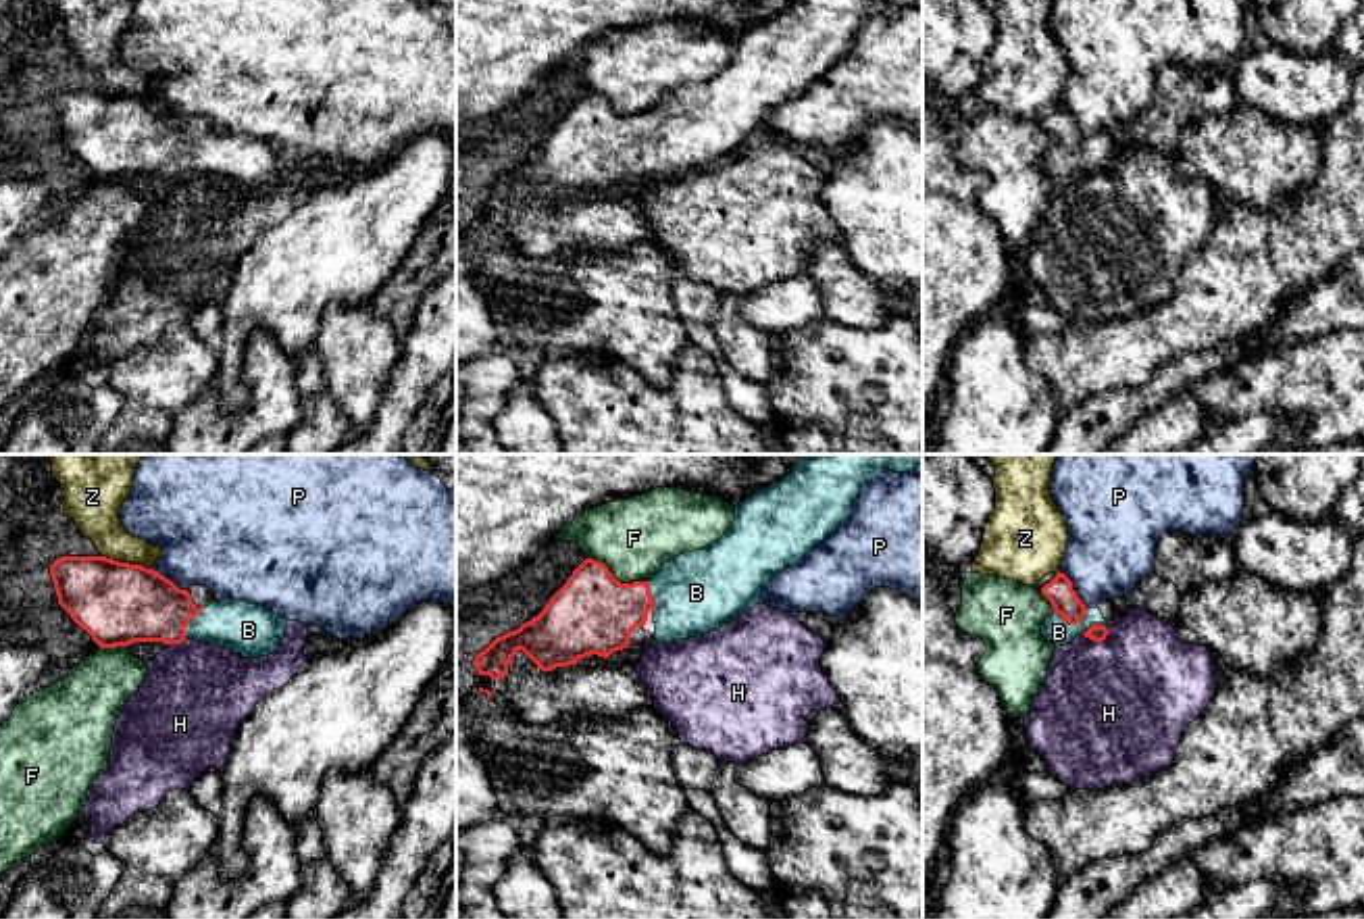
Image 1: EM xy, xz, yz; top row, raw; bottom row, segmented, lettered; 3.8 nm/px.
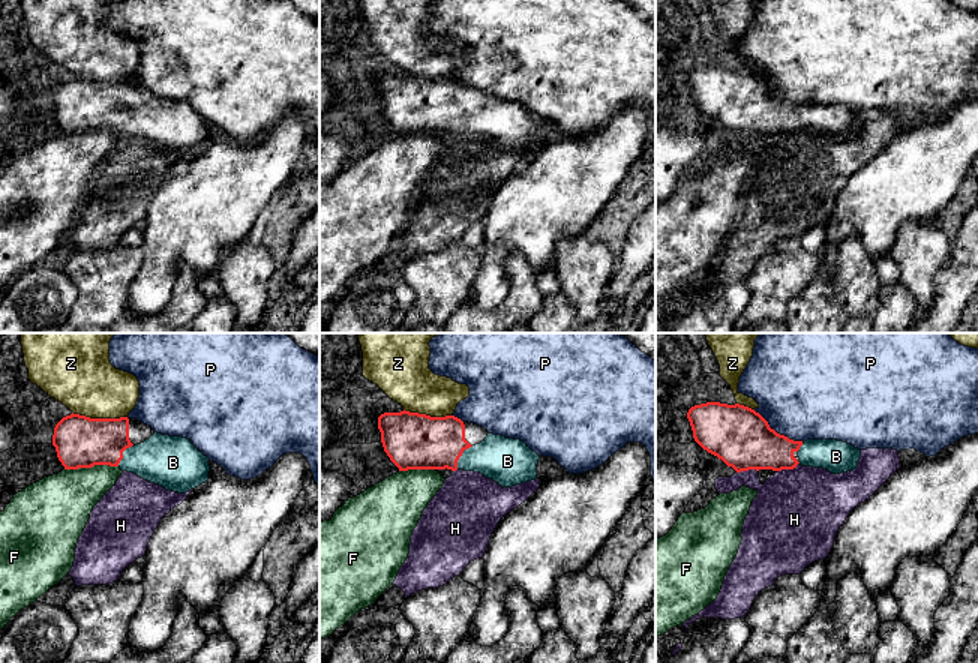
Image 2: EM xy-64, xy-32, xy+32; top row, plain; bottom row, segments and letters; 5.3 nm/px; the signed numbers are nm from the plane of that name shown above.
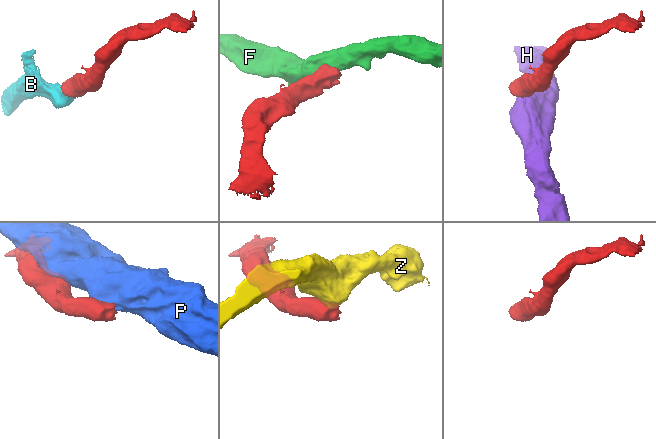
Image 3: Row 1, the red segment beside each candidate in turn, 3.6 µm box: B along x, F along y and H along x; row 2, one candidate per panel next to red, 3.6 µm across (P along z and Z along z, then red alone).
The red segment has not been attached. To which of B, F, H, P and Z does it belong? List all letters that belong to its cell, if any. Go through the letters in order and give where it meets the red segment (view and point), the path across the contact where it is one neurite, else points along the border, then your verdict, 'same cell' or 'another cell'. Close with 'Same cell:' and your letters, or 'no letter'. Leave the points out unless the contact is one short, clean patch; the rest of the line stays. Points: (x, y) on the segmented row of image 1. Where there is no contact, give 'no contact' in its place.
B: meets red in yz at (1071, 624); runs through yz (1065, 601), (1071, 624), (1058, 632); same cell
F: meets red in xz at (617, 580); border along xz (586, 557), (598, 559), (621, 582), (646, 582); another cell
H: meets red in yz at (1096, 640); border along yz (1108, 630), (1102, 640), (1090, 640), (1081, 634); another cell
P: meets red in xy at (169, 580); another cell
Z: meets red in xy at (128, 563); border along xy (103, 555), (150, 569); another cell
Same cell: B

